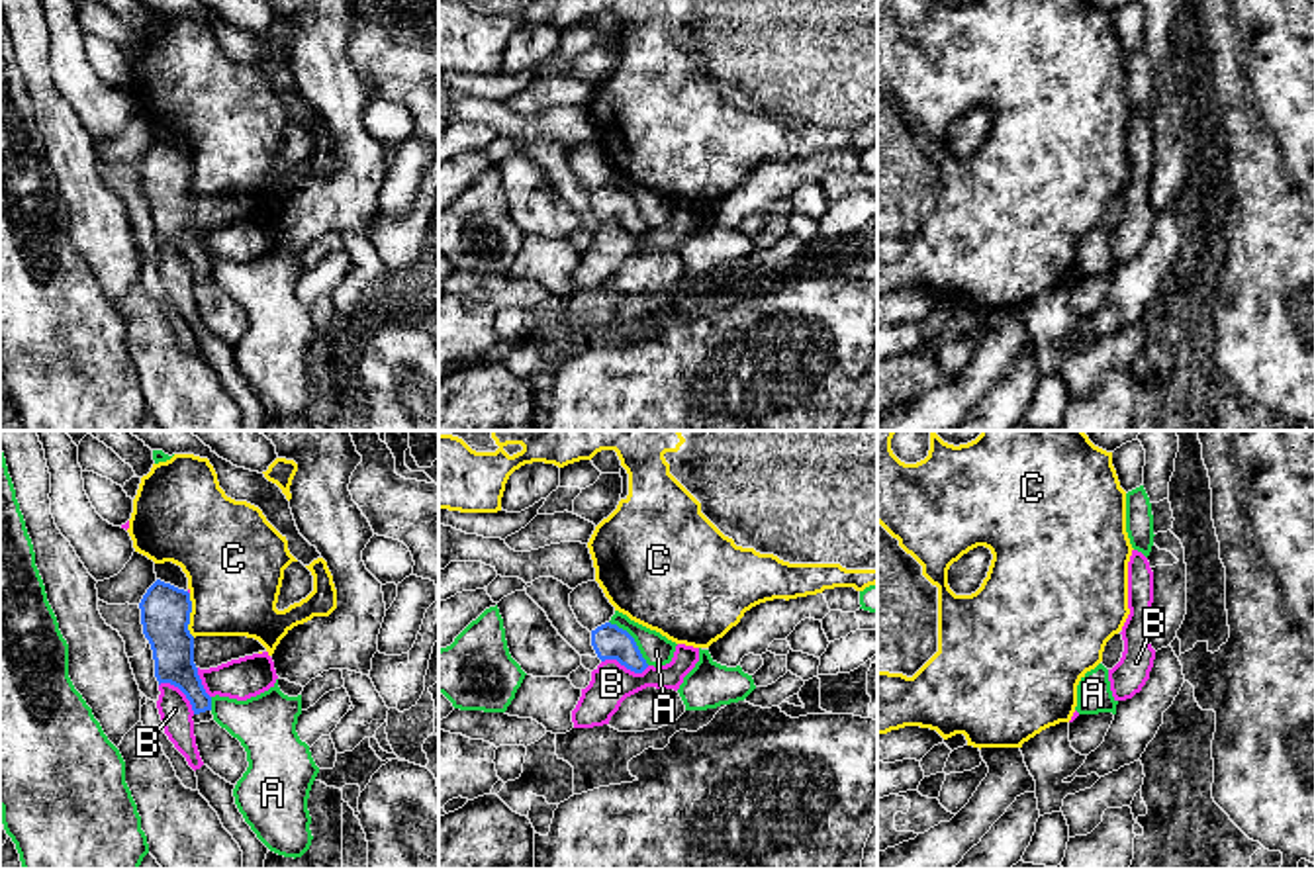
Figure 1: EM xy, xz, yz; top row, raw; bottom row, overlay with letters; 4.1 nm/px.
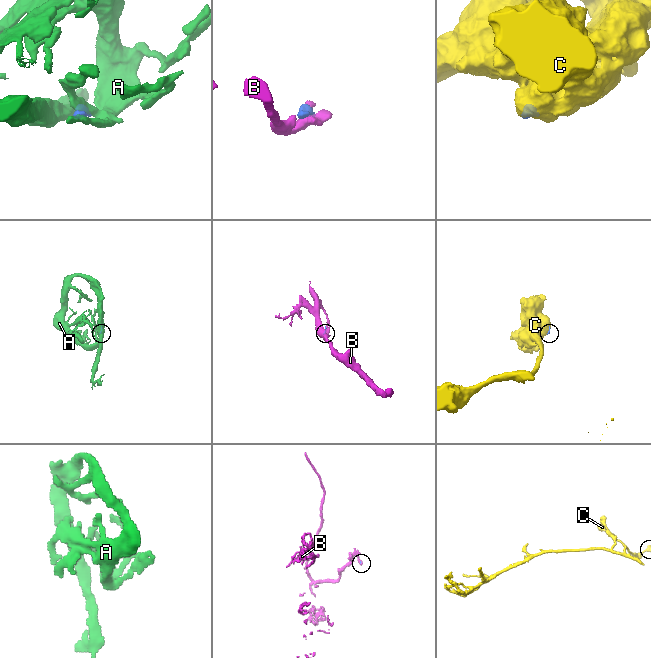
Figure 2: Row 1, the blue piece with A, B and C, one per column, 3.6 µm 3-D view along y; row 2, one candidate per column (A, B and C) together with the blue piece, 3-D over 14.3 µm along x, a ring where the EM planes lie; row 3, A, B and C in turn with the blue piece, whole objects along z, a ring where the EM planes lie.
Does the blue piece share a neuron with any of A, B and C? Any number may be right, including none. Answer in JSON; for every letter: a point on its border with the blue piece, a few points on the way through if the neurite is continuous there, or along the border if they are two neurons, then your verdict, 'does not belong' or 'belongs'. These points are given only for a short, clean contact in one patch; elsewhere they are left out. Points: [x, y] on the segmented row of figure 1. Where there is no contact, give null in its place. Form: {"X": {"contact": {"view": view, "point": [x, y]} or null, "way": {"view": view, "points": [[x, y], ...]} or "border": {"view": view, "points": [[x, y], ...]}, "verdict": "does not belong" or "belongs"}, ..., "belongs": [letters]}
{"A": {"contact": {"view": "xz", "point": [633, 640]}, "verdict": "does not belong"}, "B": {"contact": {"view": "xz", "point": [625, 666]}, "verdict": "does not belong"}, "C": {"contact": {"view": "xy", "point": [188, 615]}, "border": {"view": "xy", "points": [[188, 594], [188, 631], [194, 637]]}, "verdict": "does not belong"}, "belongs": []}

